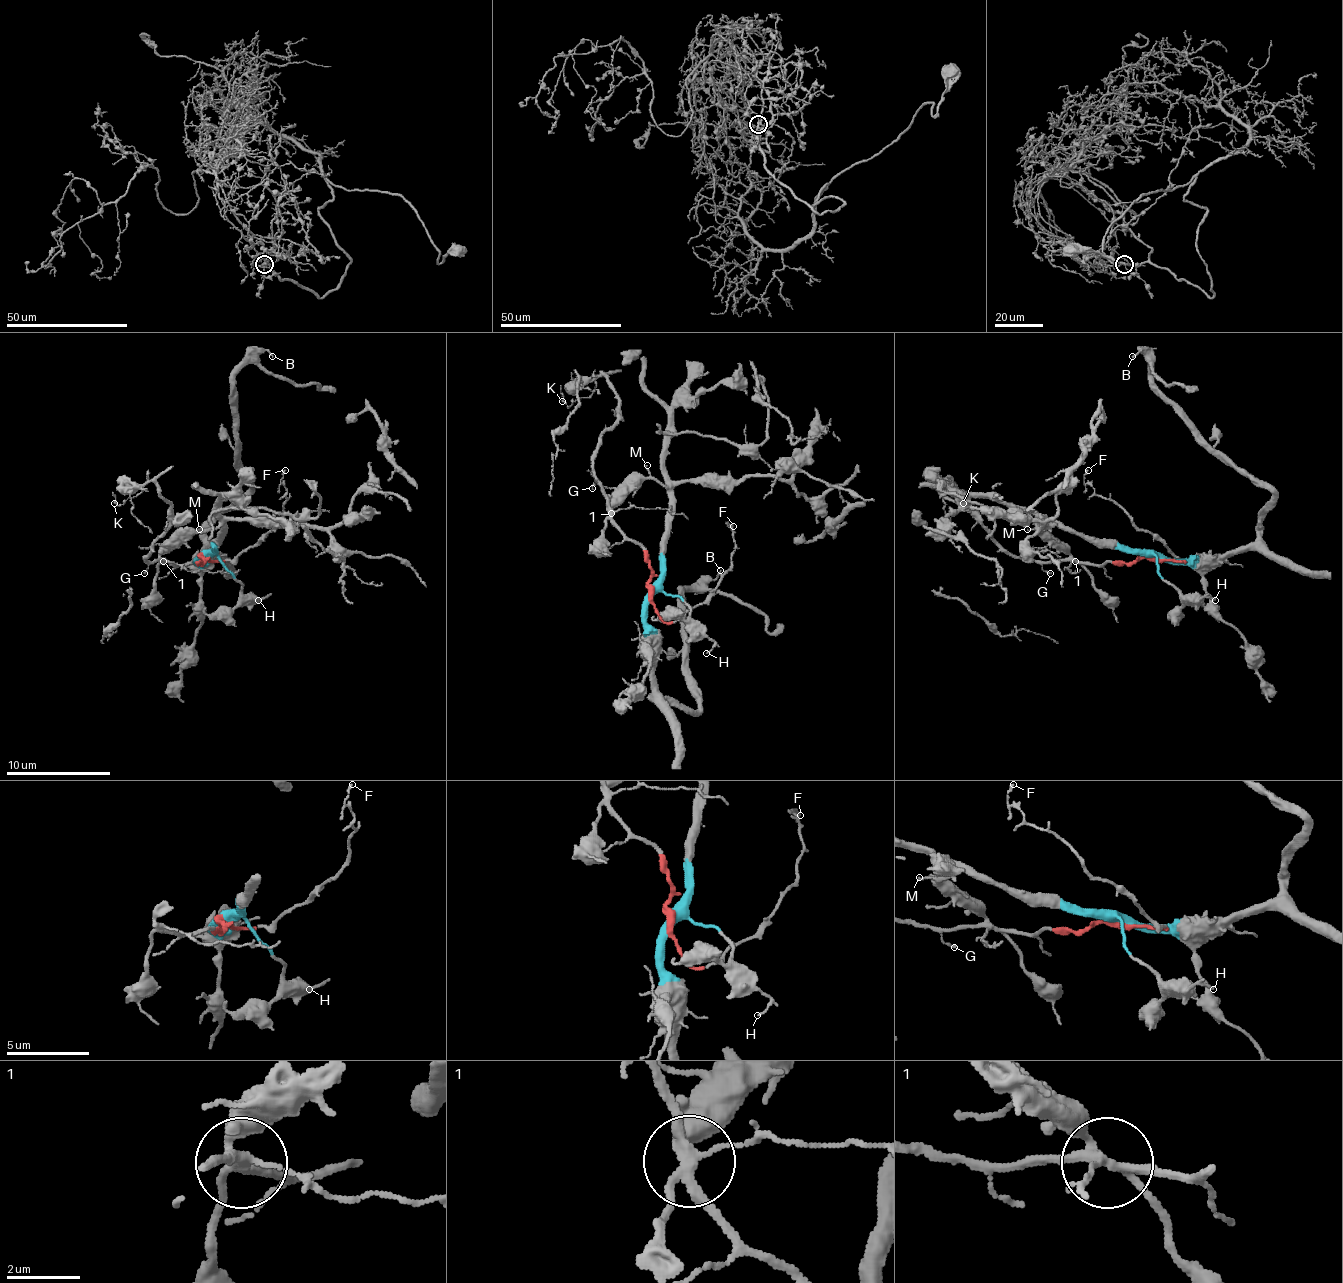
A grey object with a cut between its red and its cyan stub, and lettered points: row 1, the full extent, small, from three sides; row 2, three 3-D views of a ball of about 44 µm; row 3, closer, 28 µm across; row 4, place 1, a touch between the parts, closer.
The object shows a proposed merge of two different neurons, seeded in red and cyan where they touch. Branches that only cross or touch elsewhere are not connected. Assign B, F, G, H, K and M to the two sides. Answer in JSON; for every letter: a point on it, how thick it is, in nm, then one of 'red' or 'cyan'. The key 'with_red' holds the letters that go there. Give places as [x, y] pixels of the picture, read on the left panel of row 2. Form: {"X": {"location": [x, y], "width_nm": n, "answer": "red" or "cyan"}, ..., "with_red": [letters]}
{"B": {"location": [272, 356], "width_nm": 120, "answer": "cyan"}, "F": {"location": [285, 470], "width_nm": 130, "answer": "red"}, "G": {"location": [144, 573], "width_nm": 110, "answer": "red"}, "H": {"location": [258, 600], "width_nm": 120, "answer": "cyan"}, "K": {"location": [114, 503], "width_nm": 90, "answer": "red"}, "M": {"location": [199, 529], "width_nm": 110, "answer": "cyan"}, "with_red": ["F", "G", "K"]}

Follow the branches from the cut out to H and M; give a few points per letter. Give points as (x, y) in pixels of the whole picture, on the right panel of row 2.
H: (1155, 556), (1152, 556), (1158, 571), (1184, 595), (1197, 600), (1205, 595), (1215, 600)
M: (1155, 556), (1145, 556), (1137, 548), (1095, 545), (1056, 524), (1027, 530)

